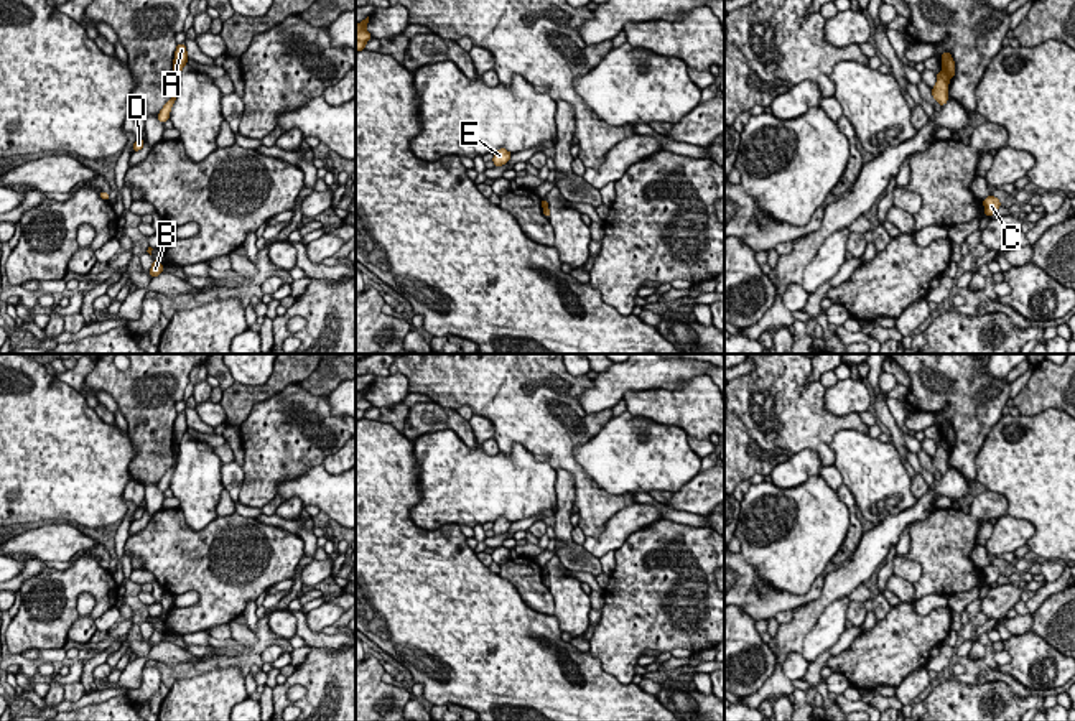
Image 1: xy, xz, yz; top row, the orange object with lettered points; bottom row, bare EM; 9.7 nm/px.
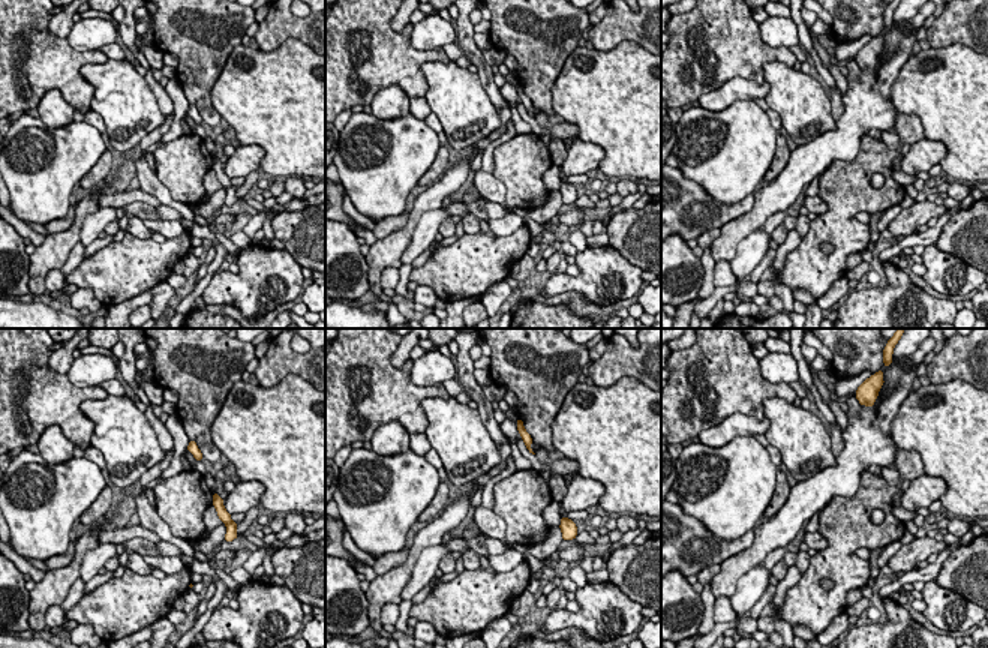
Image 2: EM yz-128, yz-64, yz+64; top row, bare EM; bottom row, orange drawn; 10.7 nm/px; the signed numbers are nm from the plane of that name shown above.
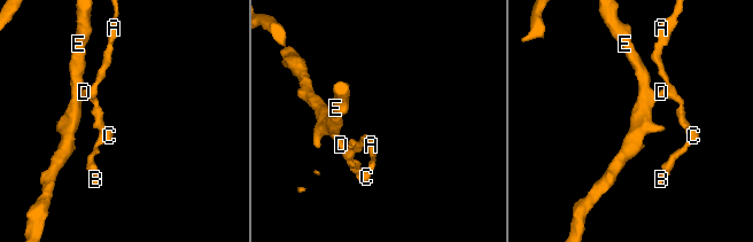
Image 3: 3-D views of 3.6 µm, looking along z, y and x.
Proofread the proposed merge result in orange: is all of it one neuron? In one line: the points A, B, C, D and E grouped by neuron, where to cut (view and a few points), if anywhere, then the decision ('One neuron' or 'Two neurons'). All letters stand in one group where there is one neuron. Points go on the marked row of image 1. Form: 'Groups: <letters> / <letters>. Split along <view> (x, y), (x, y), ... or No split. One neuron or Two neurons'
Groups: A / B C D E. Split along yz (944, 69), (949, 78). Two neurons

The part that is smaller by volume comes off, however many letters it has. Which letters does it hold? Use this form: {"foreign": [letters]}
{"foreign": ["A"]}

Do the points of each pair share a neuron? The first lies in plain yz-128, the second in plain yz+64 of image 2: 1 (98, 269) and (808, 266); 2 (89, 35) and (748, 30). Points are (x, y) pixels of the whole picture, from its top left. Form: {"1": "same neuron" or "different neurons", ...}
{"1": "same neuron", "2": "different neurons"}

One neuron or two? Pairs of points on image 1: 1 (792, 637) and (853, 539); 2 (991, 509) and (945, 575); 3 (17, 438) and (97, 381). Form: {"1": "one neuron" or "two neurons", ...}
{"1": "two neurons", "2": "one neuron", "3": "two neurons"}

